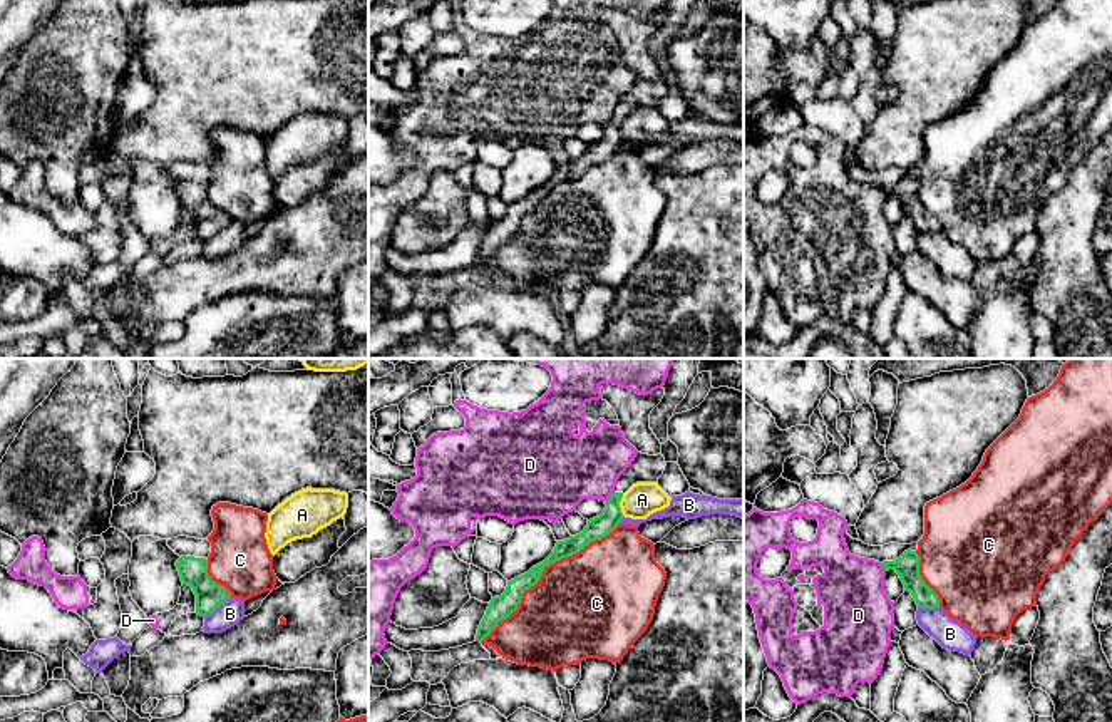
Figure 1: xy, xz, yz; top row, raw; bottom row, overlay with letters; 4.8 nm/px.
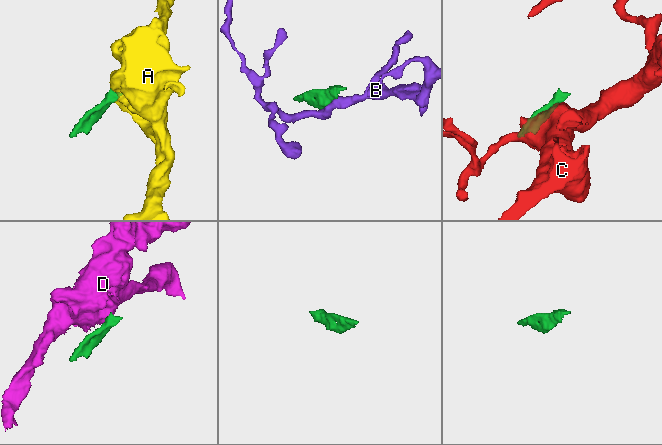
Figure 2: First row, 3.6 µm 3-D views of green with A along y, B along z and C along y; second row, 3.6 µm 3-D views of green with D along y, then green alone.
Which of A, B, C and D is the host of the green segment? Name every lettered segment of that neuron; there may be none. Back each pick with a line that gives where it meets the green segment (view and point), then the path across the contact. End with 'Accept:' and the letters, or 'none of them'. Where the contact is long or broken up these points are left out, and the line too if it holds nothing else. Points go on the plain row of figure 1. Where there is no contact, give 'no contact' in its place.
Accept: none of them

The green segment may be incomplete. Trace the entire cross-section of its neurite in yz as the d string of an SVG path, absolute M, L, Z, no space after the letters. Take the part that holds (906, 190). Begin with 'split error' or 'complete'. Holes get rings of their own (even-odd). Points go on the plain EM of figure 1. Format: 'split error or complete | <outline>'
complete | M904 176L894 186L883 186L884 196L894 194L904 214L909 216L919 233L940 233L938 219L924 208L919 199L919 181L916 176Z

